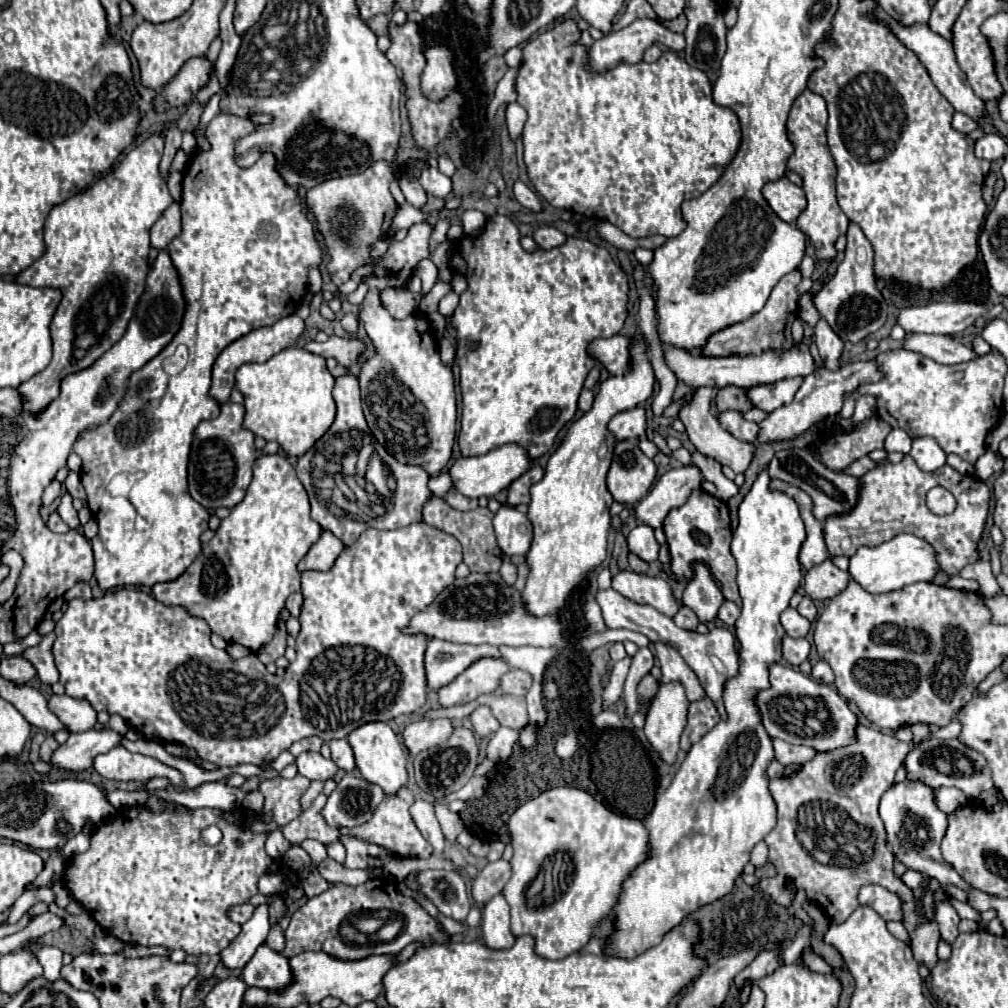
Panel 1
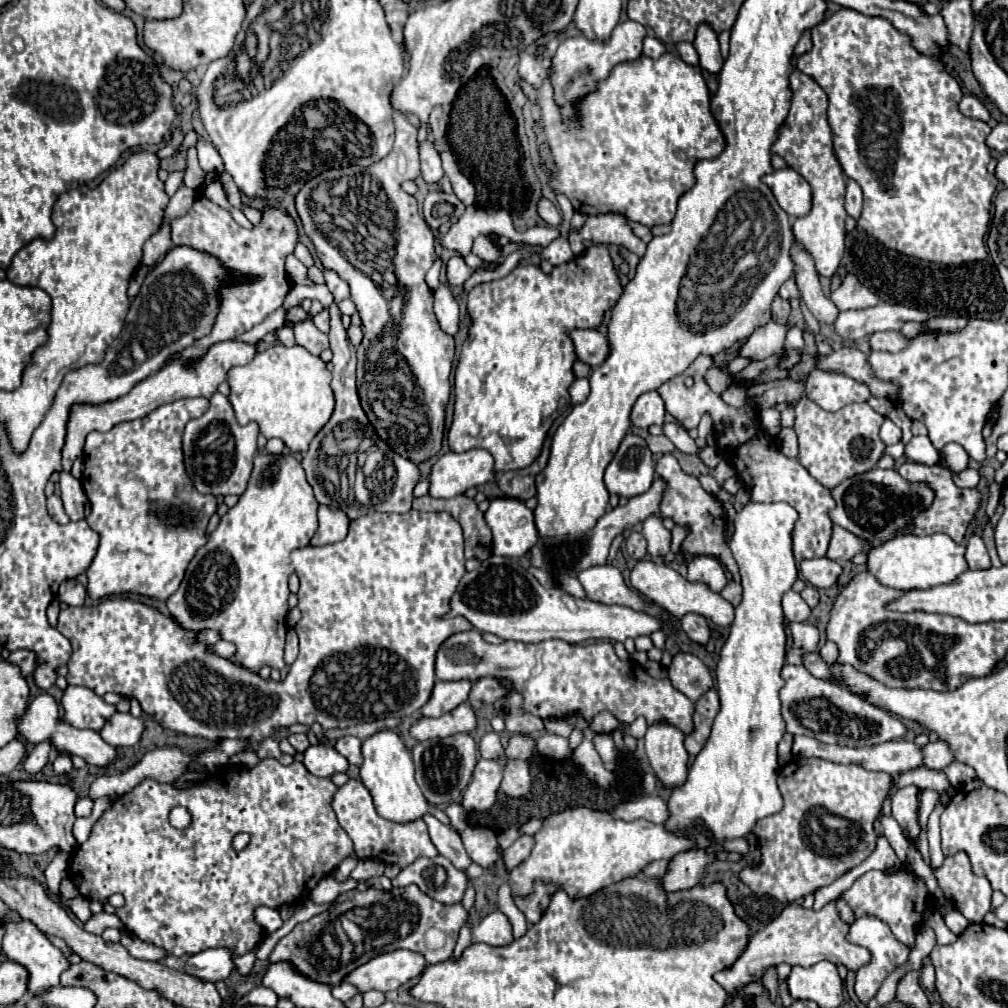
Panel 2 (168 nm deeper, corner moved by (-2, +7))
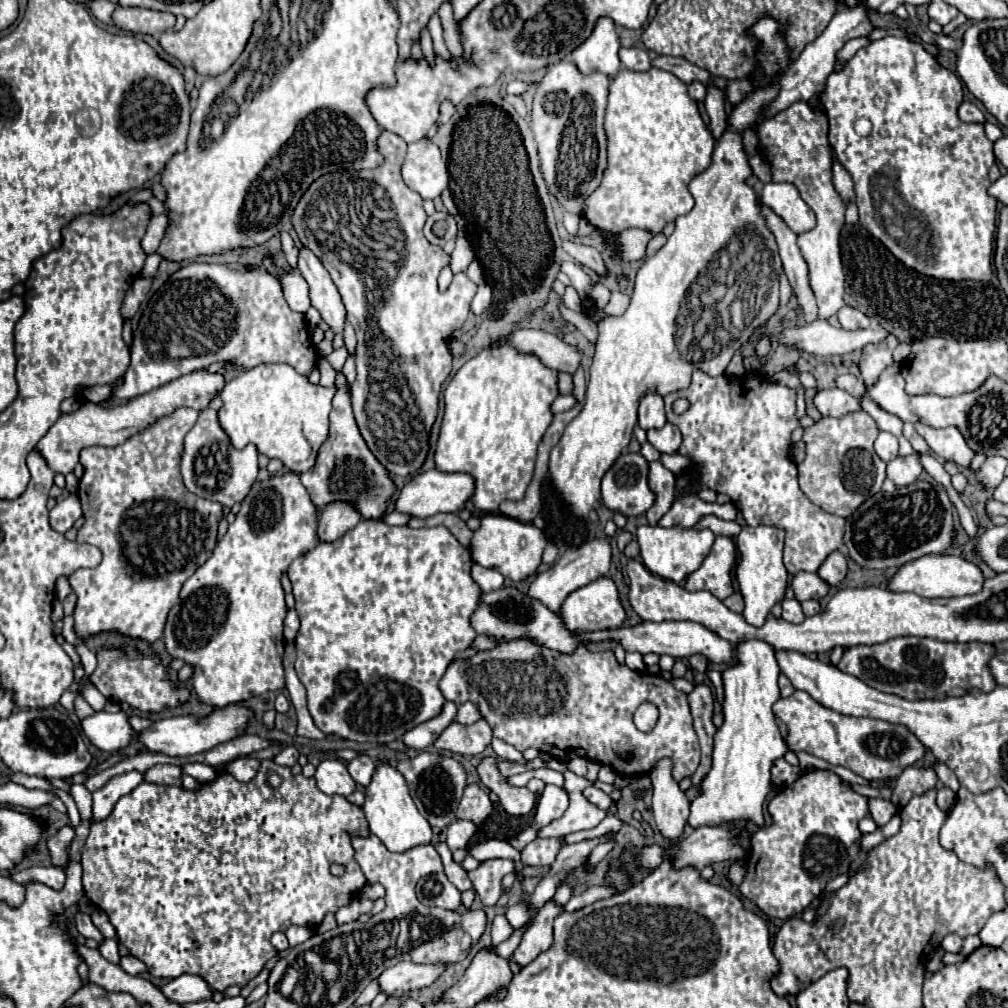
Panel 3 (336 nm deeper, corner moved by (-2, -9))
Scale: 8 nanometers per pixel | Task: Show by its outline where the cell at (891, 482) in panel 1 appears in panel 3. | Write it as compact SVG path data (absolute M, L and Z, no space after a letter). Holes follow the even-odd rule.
M835 550L833 554L827 556L827 560L821 564L819 572L817 572L829 586L835 586L839 582L843 582L845 574L847 574L847 556L841 554L839 550Z

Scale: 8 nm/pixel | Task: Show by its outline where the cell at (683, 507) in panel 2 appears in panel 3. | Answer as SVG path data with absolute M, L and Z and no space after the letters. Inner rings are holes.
M661 462L649 464L649 488L655 492L657 500L647 510L647 518L651 526L657 526L663 514L669 512L675 498L675 474L667 470Z

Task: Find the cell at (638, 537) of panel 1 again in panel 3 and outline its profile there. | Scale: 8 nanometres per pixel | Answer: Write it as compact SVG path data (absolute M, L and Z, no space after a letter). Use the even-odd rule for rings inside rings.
M639 526L637 540L641 546L641 558L643 558L643 564L647 566L647 570L651 570L653 574L657 574L665 580L681 582L695 568L699 568L703 558L709 554L711 544L715 540L715 534L709 528L705 528L705 530L693 530L693 528L683 530L683 528Z

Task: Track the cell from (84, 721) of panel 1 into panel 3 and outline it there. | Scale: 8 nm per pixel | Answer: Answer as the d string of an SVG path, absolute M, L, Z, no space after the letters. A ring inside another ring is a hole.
M93 712L91 716L81 720L81 728L95 748L109 754L129 746L135 736L125 712Z

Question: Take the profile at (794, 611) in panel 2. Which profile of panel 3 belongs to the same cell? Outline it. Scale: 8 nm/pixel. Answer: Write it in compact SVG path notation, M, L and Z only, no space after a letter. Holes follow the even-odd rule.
M783 600L783 620L791 622L791 624L801 624L805 620L803 612L801 612L801 604L797 600Z

